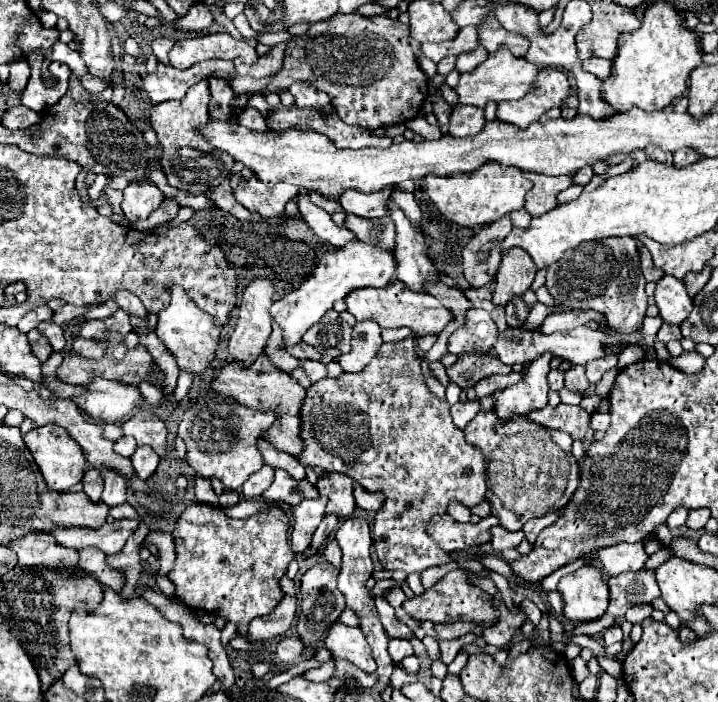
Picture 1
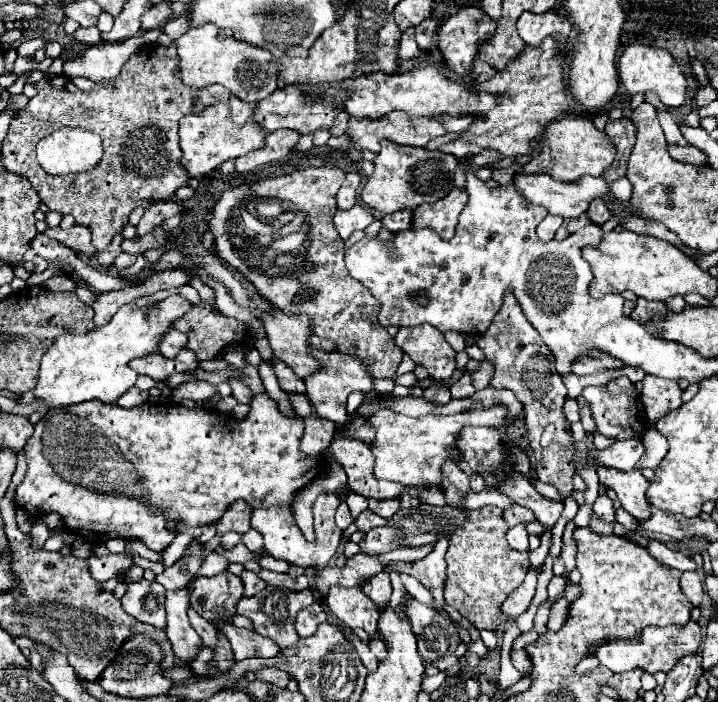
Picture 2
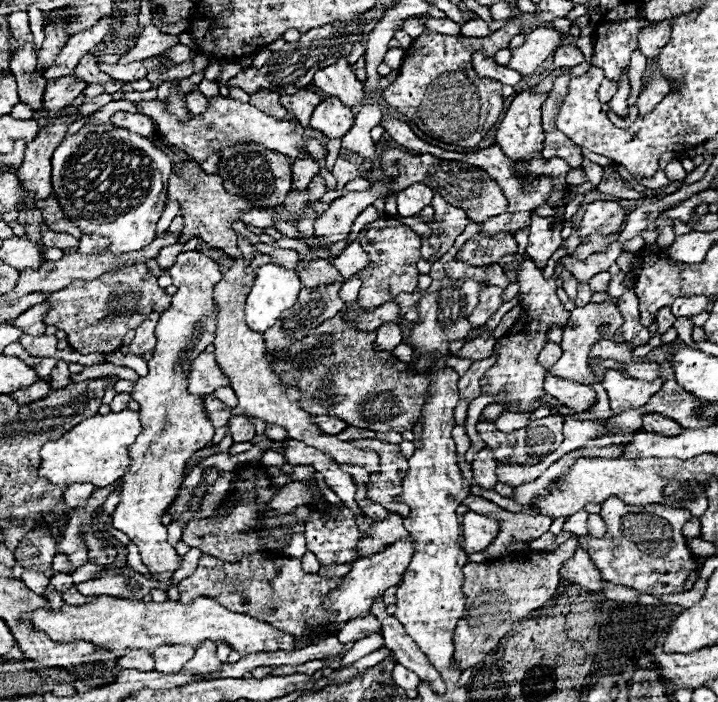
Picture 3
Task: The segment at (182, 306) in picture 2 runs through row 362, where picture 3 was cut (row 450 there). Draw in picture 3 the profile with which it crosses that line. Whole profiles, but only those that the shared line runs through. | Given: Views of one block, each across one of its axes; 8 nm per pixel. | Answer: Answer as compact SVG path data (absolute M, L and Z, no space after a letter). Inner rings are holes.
M132 410L110 412L106 416L90 416L68 430L58 440L50 440L40 450L40 466L38 478L46 478L60 488L68 488L72 484L94 484L96 488L104 488L116 482L126 468L130 466L128 448L134 444L136 436L142 432L140 416Z

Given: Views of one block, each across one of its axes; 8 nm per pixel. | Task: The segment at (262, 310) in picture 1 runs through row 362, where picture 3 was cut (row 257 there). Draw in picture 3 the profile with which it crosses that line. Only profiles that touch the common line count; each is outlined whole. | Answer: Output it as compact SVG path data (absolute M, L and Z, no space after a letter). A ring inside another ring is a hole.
M238 236L238 248L242 250L242 258L234 262L234 266L224 274L224 278L214 286L214 298L218 302L218 320L216 320L216 360L222 368L222 372L230 378L232 388L238 396L238 410L240 414L248 414L252 418L260 418L266 424L276 424L282 426L288 432L290 440L300 440L320 452L326 452L332 456L334 462L338 464L352 464L352 466L362 466L370 474L378 472L378 454L376 452L366 452L356 448L352 442L342 442L336 436L326 436L326 432L318 430L314 420L310 420L310 414L302 410L298 400L302 394L294 386L284 386L278 380L278 372L274 372L272 364L268 362L264 340L260 332L254 332L246 326L244 322L244 304L246 296L250 292L250 284L254 280L254 274L248 274L246 268L254 256L254 246L248 244L242 236Z

